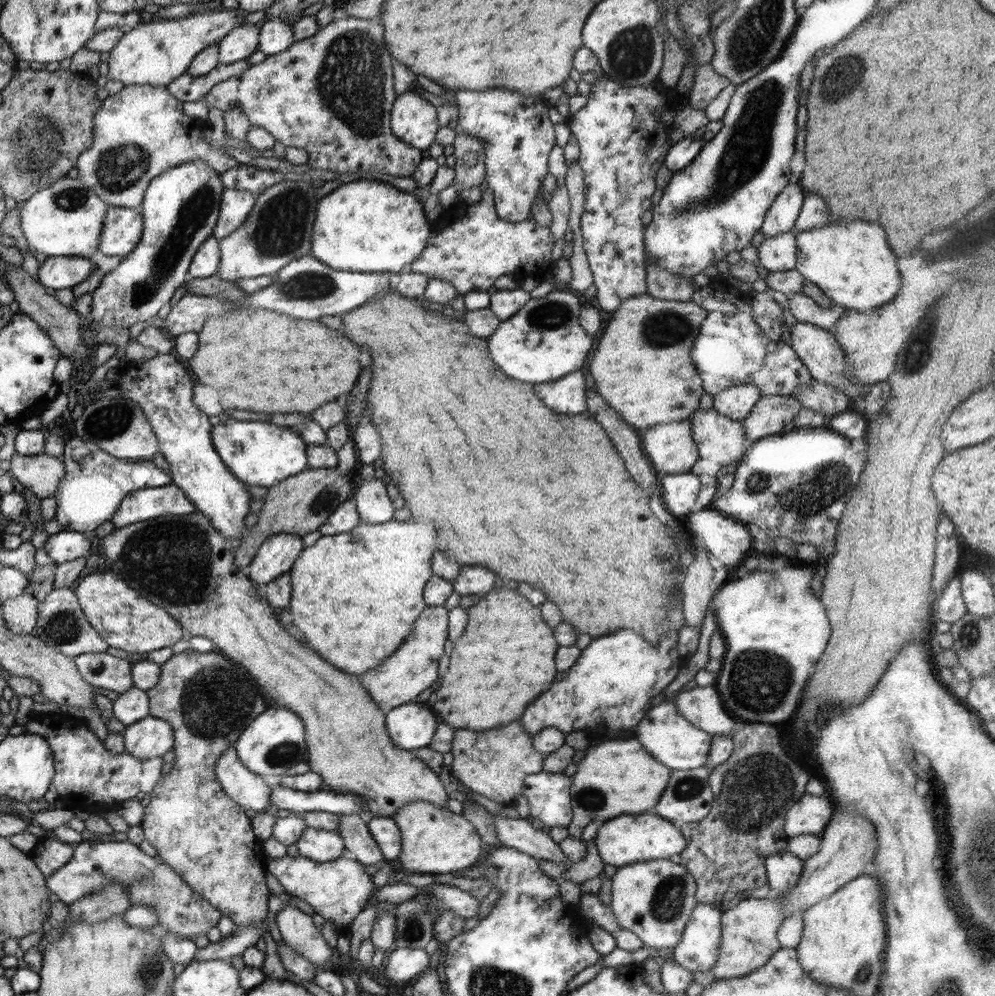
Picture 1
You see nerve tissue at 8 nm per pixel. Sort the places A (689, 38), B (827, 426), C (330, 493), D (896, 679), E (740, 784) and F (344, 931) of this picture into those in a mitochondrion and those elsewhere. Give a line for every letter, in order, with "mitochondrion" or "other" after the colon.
A: other
B: other
C: mitochondrion
D: other
E: mitochondrion
F: other

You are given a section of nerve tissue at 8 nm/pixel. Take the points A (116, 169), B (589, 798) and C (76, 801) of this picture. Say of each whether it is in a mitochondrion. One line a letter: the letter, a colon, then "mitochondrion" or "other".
A: mitochondrion
B: mitochondrion
C: other

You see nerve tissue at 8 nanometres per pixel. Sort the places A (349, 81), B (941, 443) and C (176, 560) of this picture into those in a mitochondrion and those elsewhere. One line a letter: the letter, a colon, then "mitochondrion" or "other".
A: mitochondrion
B: other
C: mitochondrion

